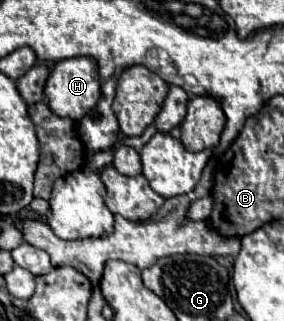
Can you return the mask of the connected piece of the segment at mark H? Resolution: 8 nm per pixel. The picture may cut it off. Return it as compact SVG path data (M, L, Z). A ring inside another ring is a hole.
M84 56L60 60L46 80L44 96L48 100L48 108L56 116L80 120L82 116L86 116L86 112L90 112L96 106L96 102L100 98L100 76L98 76L96 62L92 58L84 58Z

